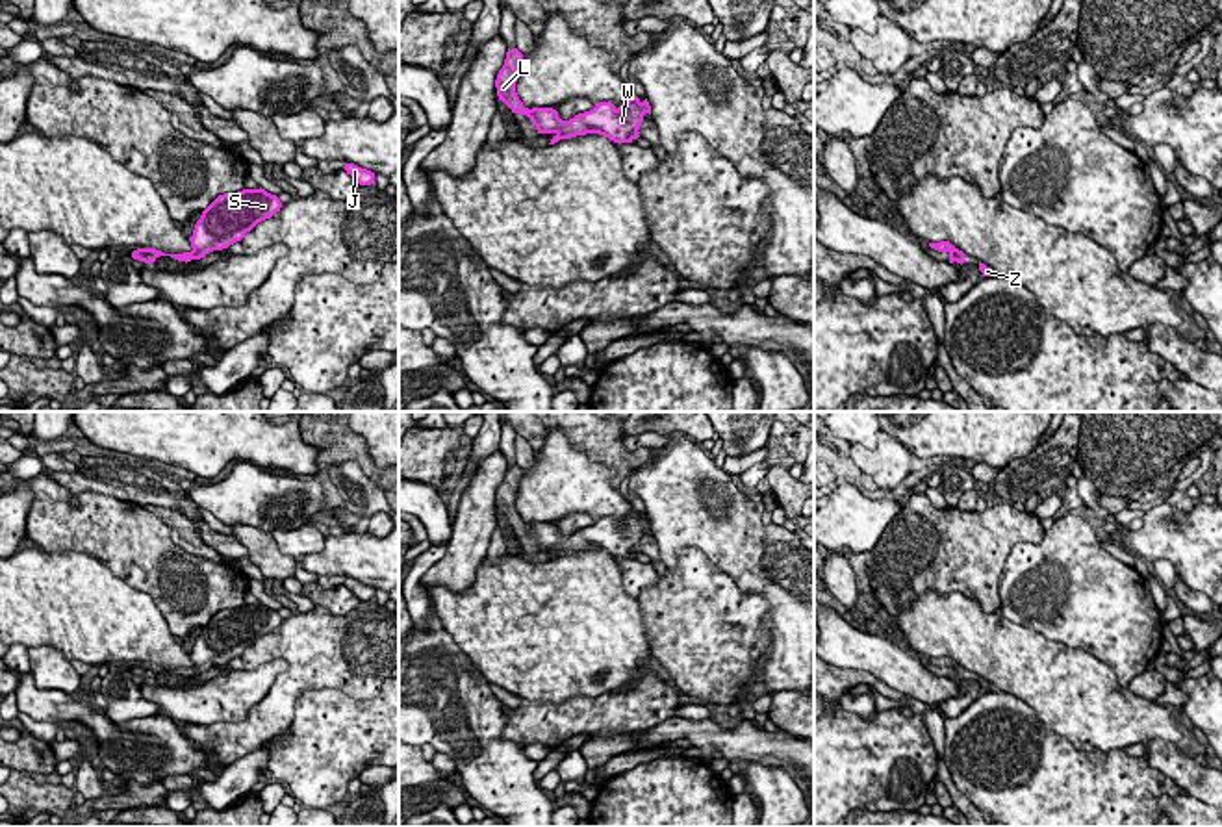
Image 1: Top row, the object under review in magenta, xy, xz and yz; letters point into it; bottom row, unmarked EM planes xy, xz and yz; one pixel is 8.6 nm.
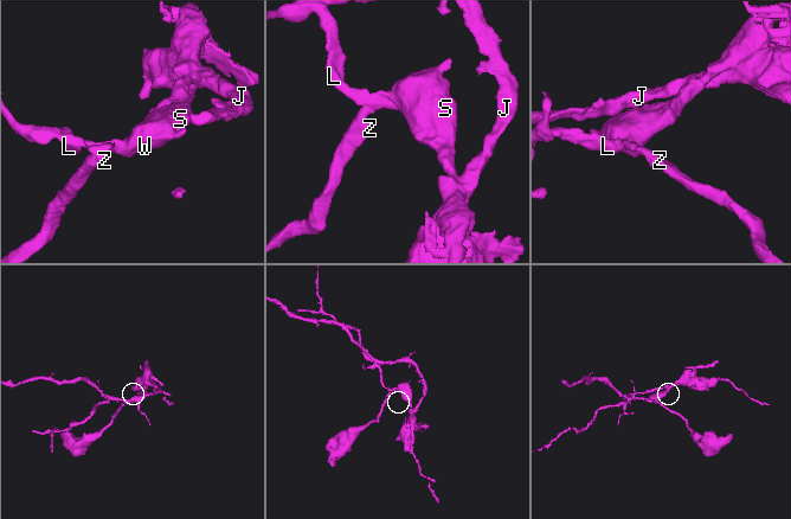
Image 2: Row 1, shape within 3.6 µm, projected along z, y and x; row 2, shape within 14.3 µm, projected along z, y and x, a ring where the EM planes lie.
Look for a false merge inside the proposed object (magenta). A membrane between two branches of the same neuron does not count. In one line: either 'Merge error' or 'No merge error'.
Merge error

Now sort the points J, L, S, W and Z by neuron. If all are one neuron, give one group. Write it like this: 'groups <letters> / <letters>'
groups J L S W / Z

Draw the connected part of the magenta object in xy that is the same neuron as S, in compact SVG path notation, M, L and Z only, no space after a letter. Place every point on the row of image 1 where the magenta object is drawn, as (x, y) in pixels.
M243 189L219 195L200 215L189 237L193 250L184 254L165 254L145 248L154 258L171 256L178 261L200 260L213 250L223 250L241 241L258 223L280 211L282 202L265 189Z

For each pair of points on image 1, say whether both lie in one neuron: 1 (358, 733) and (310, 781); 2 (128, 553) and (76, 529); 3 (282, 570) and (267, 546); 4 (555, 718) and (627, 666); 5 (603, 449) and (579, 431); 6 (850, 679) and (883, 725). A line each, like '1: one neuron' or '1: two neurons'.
1: one neuron
2: one neuron
3: one neuron
4: two neurons
5: one neuron
6: two neurons

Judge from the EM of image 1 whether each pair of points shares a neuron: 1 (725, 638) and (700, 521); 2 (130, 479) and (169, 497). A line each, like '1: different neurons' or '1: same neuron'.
1: different neurons
2: same neuron

